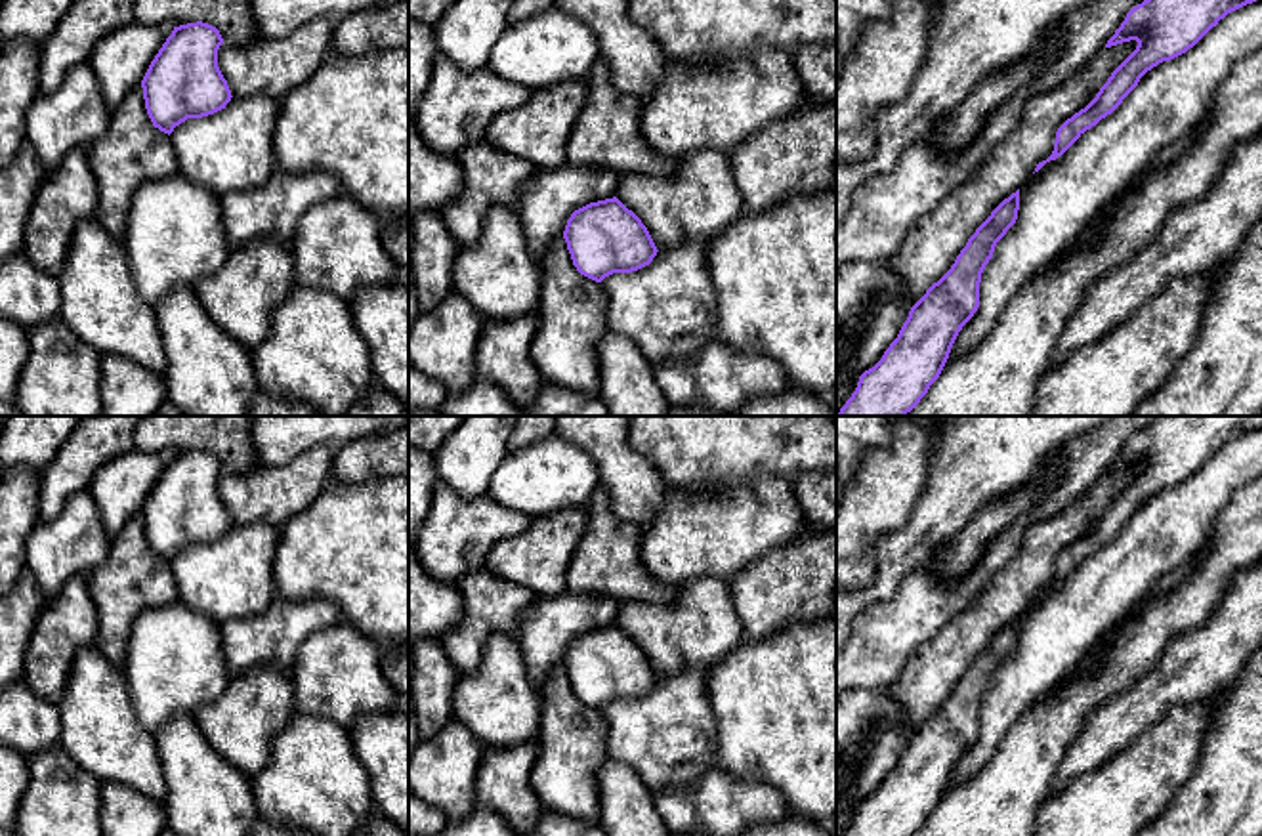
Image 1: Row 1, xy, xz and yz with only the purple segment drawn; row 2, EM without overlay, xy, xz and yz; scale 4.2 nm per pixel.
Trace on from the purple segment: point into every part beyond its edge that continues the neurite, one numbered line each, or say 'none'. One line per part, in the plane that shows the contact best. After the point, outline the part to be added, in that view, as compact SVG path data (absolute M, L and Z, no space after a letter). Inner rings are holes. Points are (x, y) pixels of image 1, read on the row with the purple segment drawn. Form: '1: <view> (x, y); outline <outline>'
none

